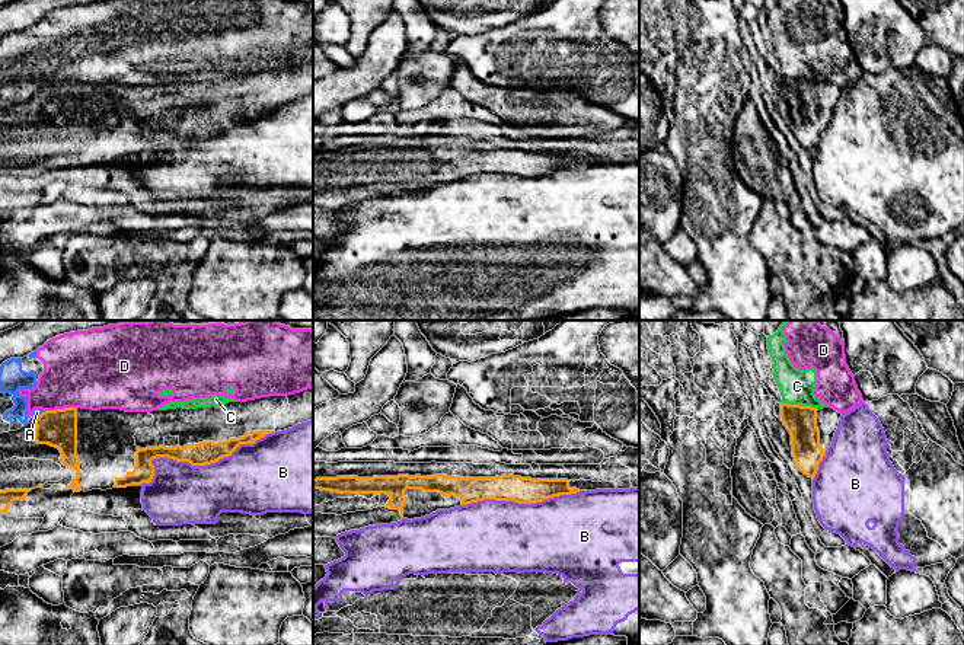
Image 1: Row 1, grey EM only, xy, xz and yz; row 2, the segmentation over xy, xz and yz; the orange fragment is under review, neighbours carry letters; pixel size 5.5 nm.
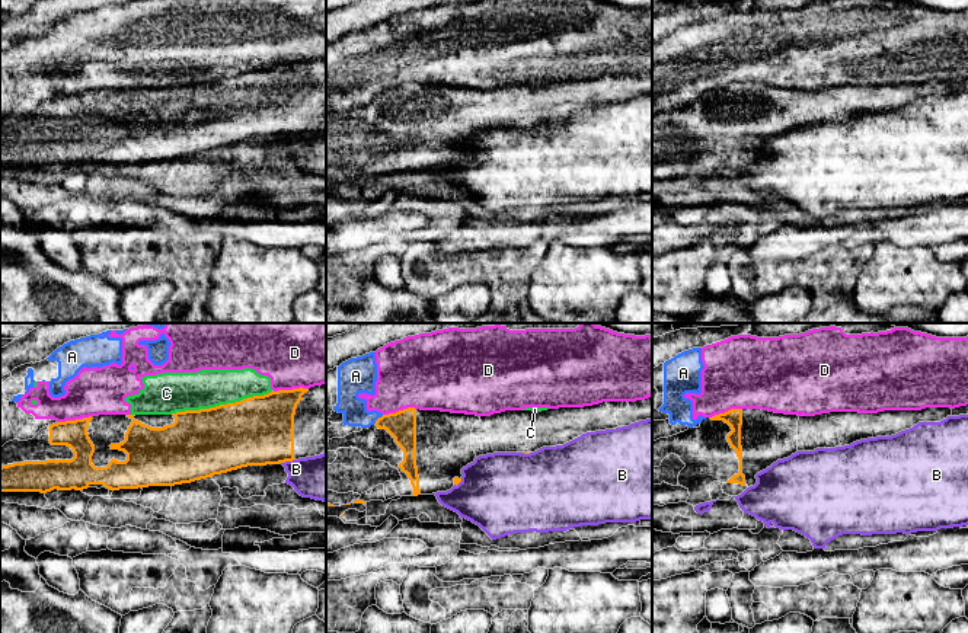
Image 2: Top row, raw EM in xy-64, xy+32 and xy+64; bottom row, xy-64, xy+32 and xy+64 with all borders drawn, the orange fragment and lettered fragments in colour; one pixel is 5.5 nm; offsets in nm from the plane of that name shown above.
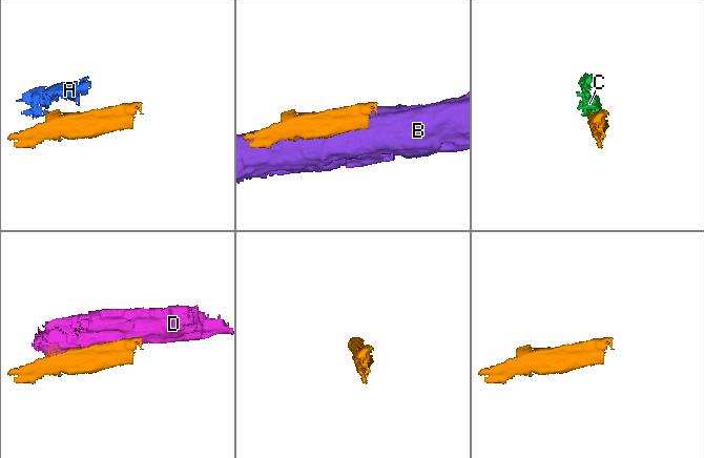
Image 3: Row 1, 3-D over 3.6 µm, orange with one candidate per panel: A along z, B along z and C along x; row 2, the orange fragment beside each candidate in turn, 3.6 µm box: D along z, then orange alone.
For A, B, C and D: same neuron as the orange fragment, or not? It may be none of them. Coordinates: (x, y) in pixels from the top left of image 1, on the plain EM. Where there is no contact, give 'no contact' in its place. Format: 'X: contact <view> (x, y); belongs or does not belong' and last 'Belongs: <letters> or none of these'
A: contact xy (40, 89); does not belong
B: contact xy (195, 139); does not belong
C: contact yz (800, 79); does not belong
D: contact xy (60, 83); does not belong
Belongs: none of these

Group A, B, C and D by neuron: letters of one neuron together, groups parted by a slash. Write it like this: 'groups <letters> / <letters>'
groups A C D / B

